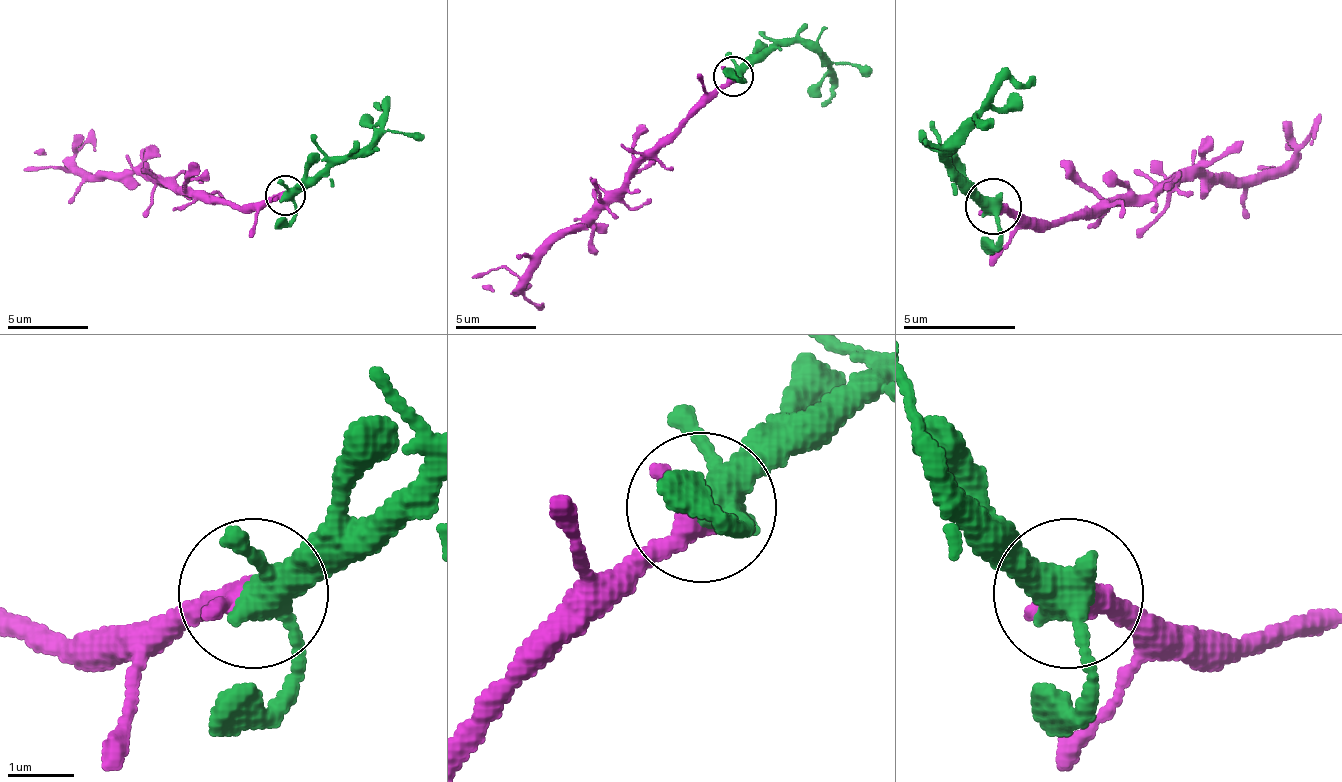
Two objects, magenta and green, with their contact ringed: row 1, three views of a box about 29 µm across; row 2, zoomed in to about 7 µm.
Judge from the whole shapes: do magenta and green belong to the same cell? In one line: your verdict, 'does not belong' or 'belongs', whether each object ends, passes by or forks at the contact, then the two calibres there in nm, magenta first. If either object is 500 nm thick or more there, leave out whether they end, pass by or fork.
belongs; magenta ends there; green forks there; 440 nm thick on the magenta side, 400 nm on the other

